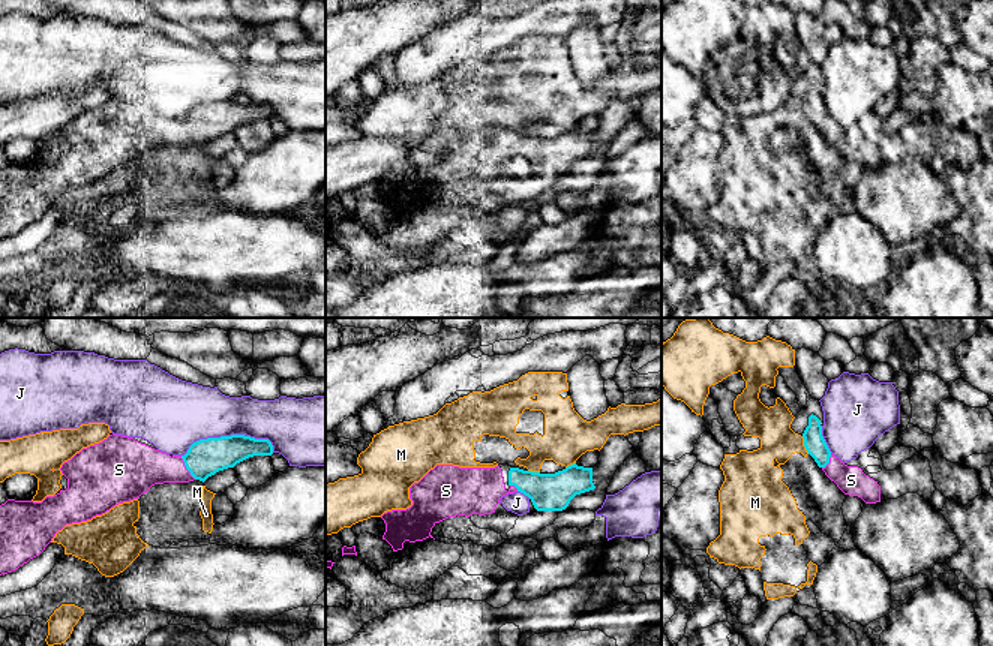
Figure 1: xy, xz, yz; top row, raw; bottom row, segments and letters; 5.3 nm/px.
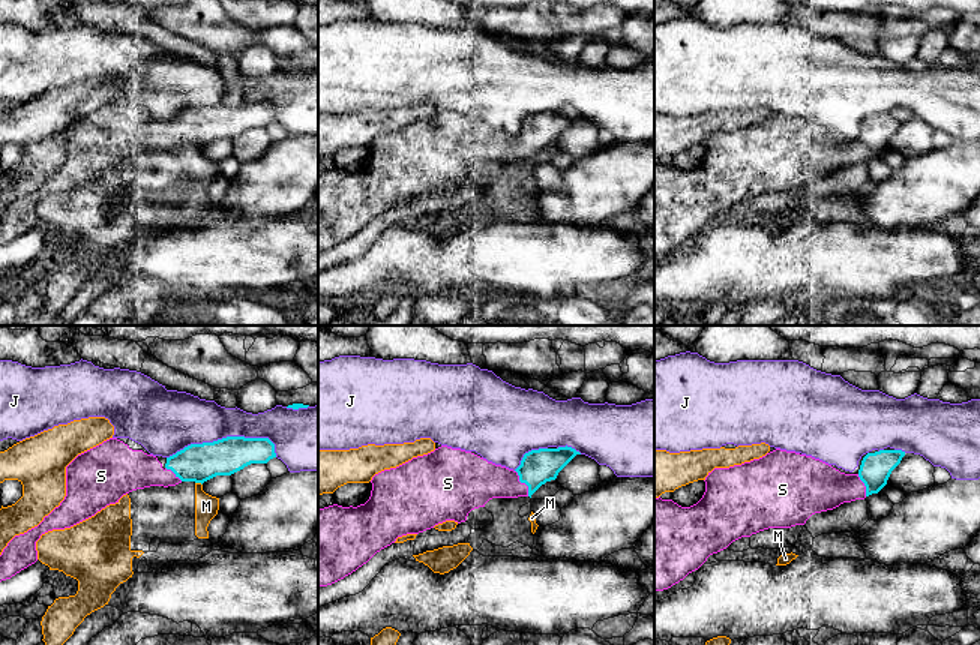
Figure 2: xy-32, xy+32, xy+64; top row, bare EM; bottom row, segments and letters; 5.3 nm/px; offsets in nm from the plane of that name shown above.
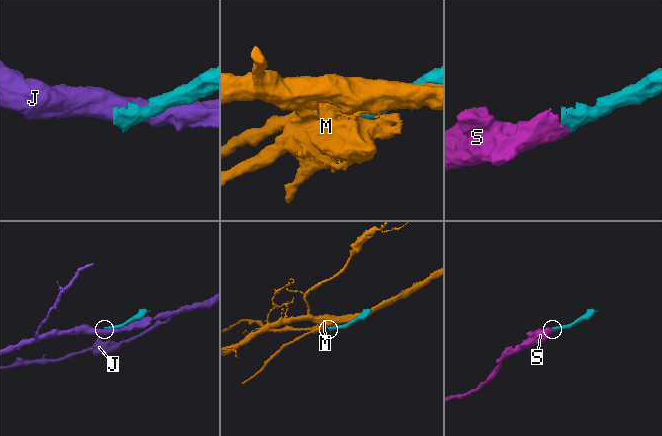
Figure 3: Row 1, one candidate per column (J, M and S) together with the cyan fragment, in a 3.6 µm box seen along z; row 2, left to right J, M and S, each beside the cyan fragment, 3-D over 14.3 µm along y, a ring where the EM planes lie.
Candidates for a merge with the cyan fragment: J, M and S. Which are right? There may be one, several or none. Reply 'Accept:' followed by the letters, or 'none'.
Accept: S

